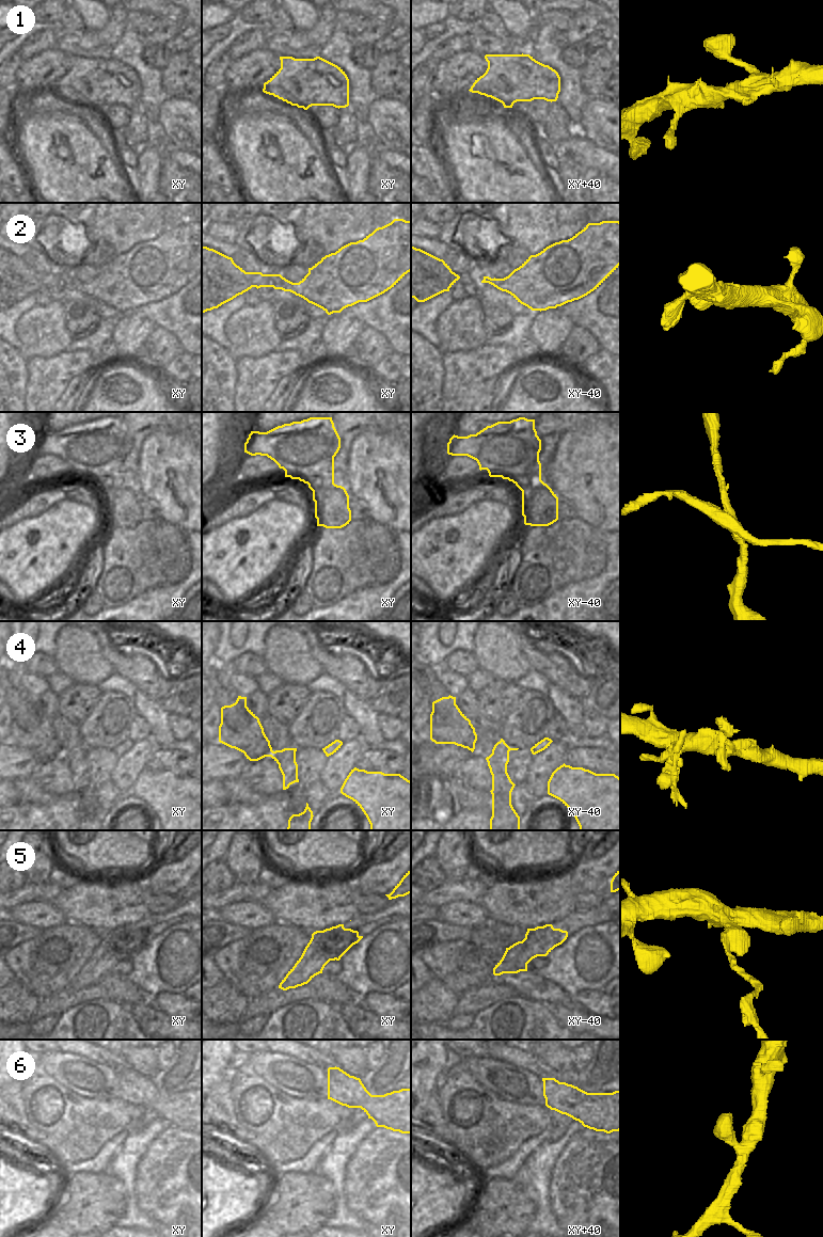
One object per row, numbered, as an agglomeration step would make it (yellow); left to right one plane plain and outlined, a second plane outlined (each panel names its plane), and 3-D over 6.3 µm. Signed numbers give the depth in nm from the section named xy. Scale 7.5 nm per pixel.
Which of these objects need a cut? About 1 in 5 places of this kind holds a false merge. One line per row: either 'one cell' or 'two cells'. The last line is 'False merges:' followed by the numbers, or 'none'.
1: one cell
2: one cell
3: two cells
4: one cell
5: two cells
6: one cell
False merges: 3, 5

